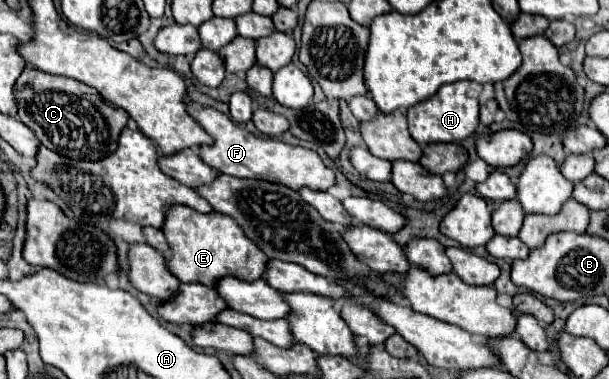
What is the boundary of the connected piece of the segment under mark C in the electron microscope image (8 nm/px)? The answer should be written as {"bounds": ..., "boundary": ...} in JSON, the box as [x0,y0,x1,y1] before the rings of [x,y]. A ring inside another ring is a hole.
{"bounds":[16,68,128,160],"boundary":[[[26,68],[16,82],[18,118],[52,152],[72,160],[104,160],[118,148],[118,136],[128,122],[128,112],[110,106],[94,88]]]}

